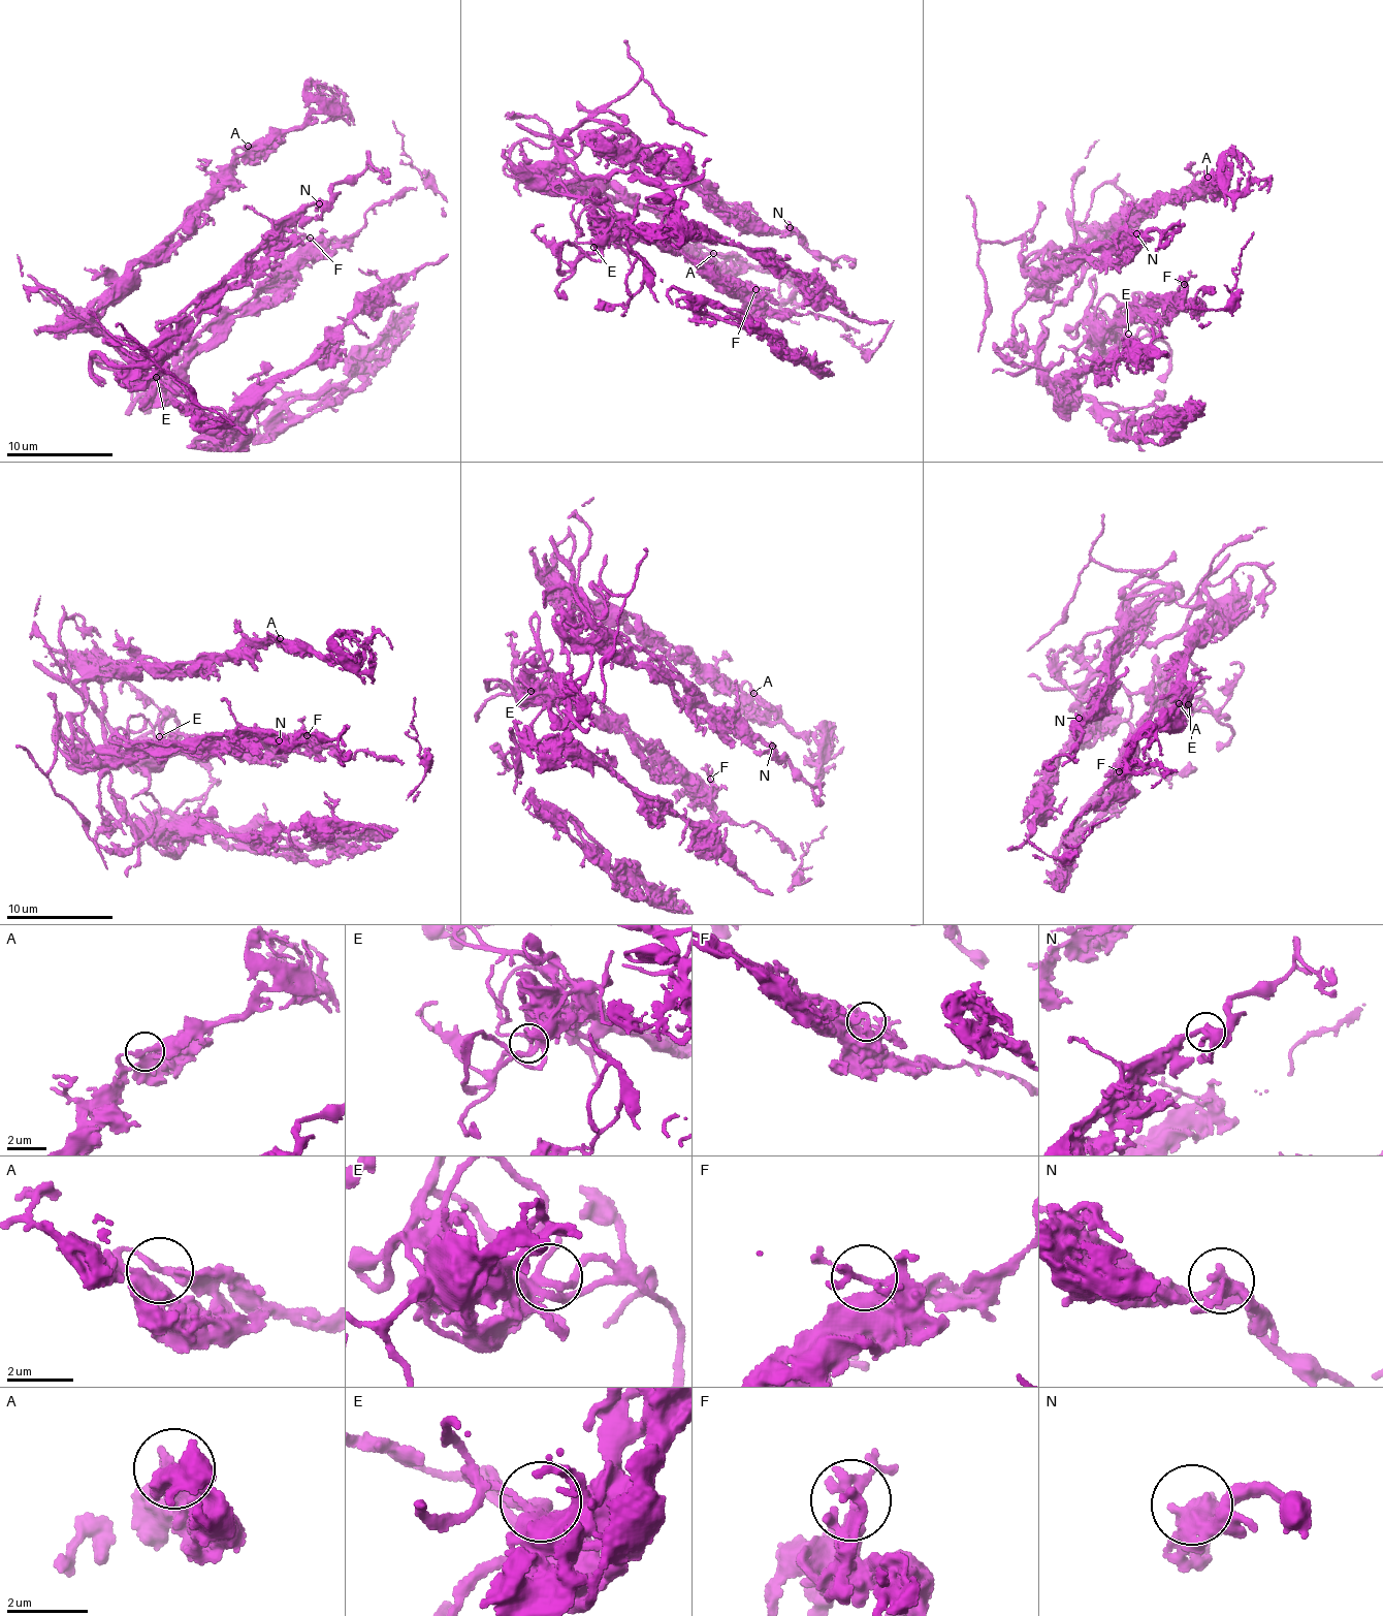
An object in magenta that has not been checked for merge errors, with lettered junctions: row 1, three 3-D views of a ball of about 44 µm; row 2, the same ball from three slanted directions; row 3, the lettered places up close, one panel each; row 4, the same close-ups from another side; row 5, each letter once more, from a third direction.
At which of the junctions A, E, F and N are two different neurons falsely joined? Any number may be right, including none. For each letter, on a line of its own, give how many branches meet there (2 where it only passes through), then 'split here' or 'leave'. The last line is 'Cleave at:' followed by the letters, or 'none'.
A: 3 branches meet; leave
E: 3 branches meet; leave
F: 4 branches meet; leave
N: 3 branches meet; leave
Cleave at: none

